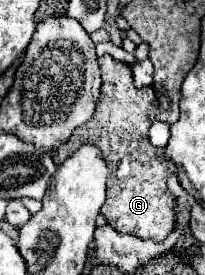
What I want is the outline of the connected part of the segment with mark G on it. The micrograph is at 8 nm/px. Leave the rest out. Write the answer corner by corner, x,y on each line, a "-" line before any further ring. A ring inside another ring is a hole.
101,56
99,68
103,84
97,110
89,122
75,128
69,142
53,152
53,160
55,164
63,162
83,142
99,146
109,168
107,200
101,212
117,232
163,242
175,228
173,196
167,190
167,176
175,172
175,164
165,158
165,148
155,148
149,142
149,112
155,104
155,90
153,86
135,88
131,68
111,56

